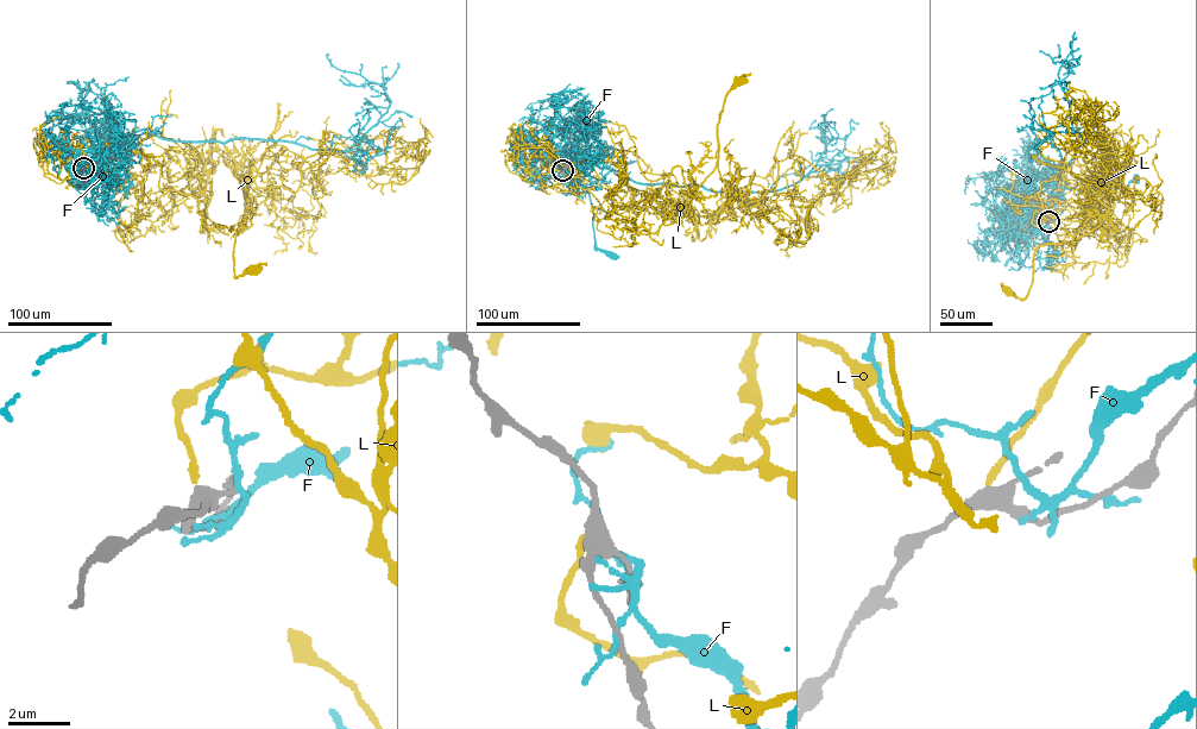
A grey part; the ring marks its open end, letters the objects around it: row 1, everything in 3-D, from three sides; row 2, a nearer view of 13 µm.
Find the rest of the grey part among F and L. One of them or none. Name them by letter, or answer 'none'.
L

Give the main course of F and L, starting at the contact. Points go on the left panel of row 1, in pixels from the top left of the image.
F: (83, 169), (101, 151), (106, 139), (112, 149), (111, 158), (127, 157)
L: (83, 168), (132, 151), (163, 156), (158, 188), (202, 192), (208, 219), (233, 226), (234, 276), (254, 270)

